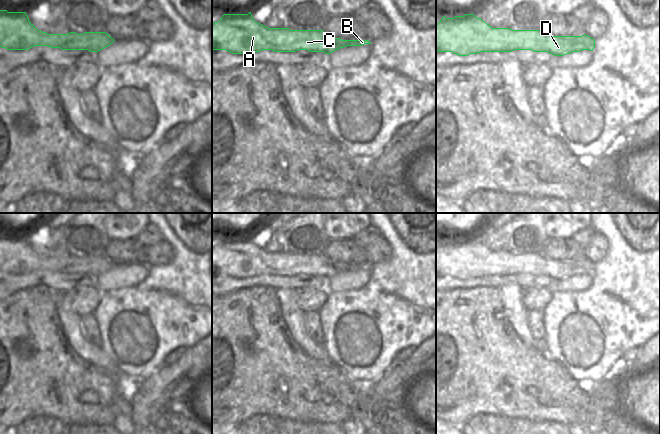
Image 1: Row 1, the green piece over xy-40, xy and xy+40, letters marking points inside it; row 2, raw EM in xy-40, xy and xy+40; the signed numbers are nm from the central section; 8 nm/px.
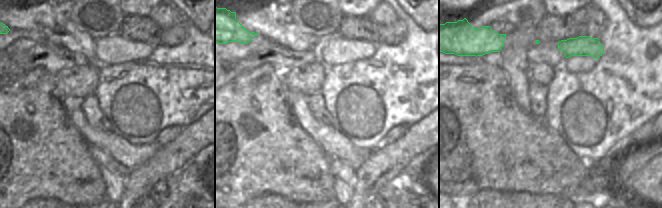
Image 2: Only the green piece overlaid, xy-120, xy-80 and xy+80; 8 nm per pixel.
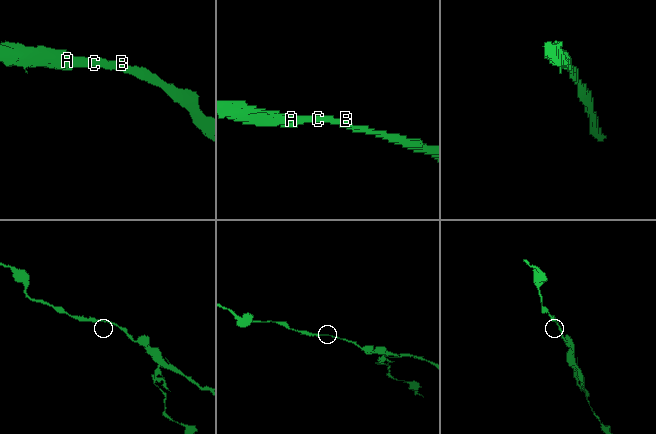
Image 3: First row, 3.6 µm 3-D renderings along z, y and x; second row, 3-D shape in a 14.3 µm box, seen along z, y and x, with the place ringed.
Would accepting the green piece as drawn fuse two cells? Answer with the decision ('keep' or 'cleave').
keep

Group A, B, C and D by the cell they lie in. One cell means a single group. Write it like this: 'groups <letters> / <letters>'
groups A B C D

